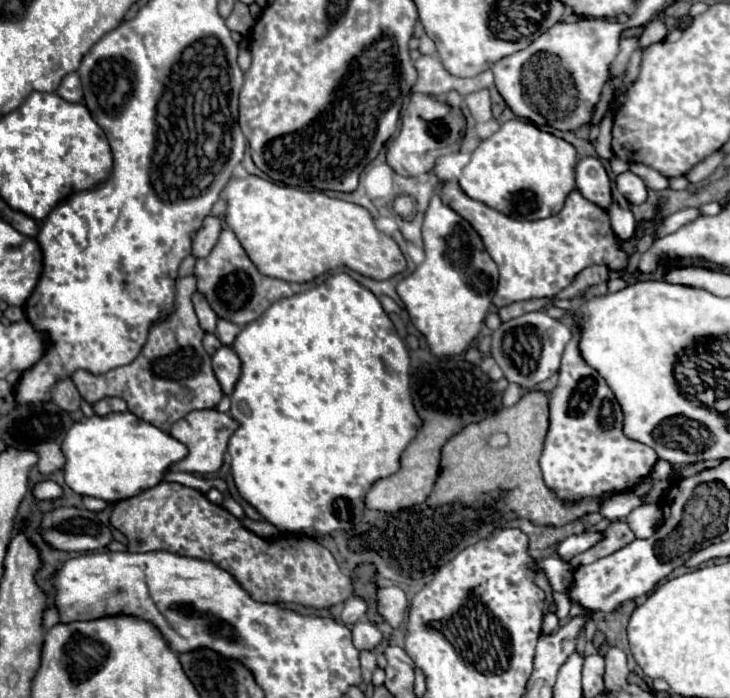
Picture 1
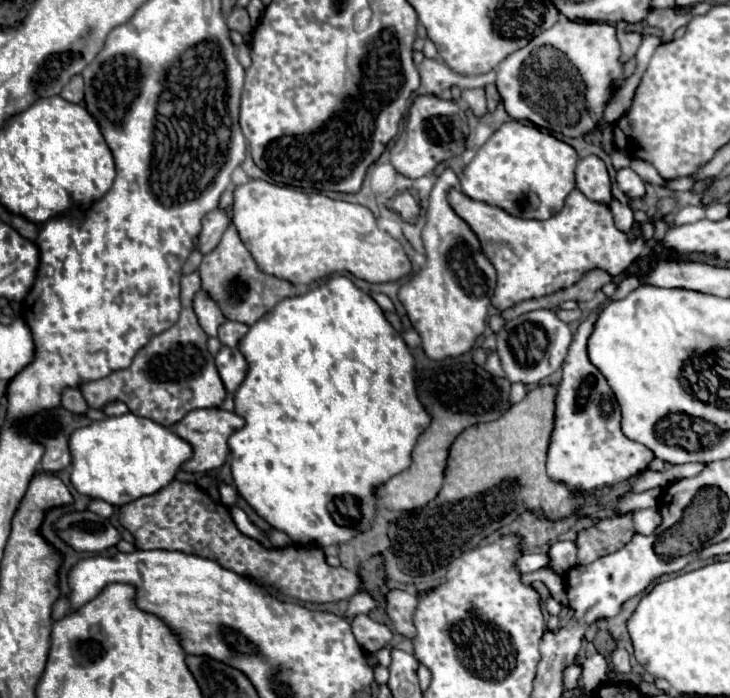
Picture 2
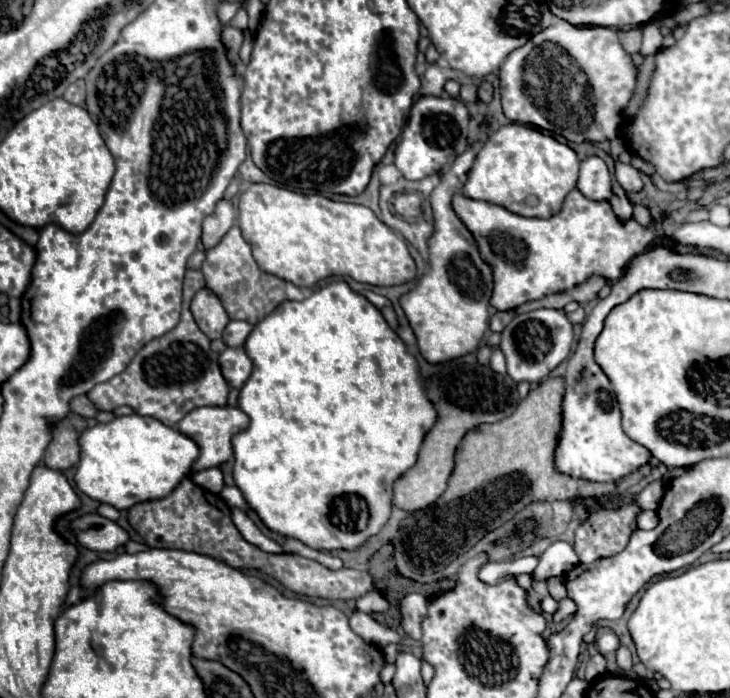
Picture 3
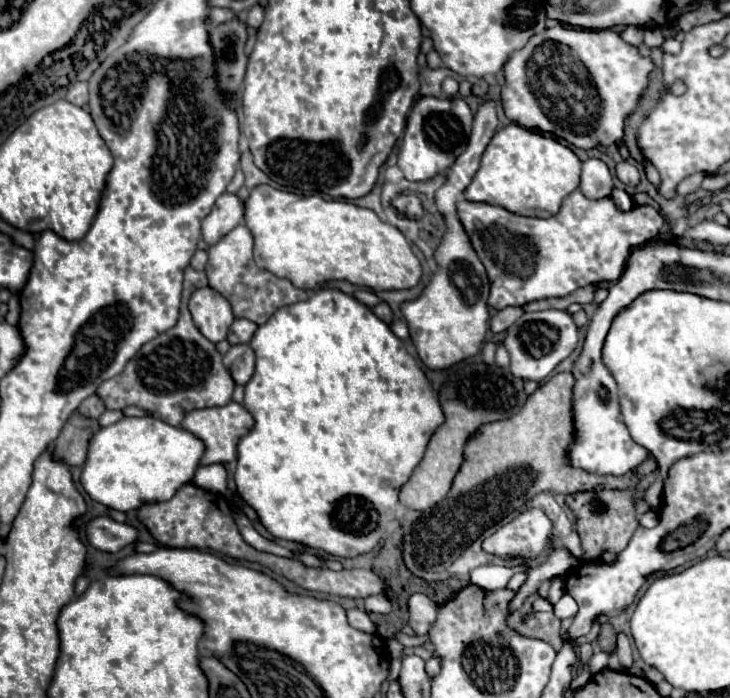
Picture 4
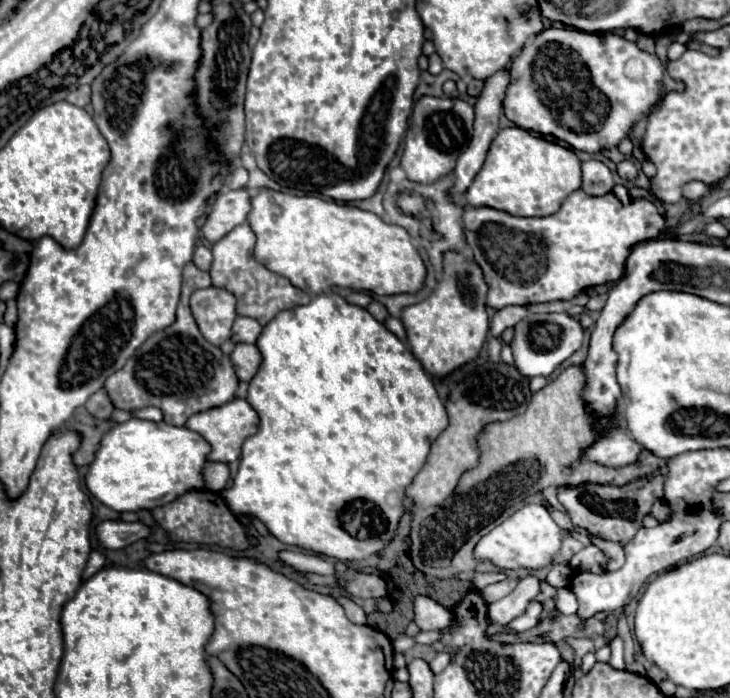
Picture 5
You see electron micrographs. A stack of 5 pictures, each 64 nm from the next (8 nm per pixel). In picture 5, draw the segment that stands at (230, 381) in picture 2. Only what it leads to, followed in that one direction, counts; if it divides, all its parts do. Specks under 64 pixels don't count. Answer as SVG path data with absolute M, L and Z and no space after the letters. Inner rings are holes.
M236 344L234 352L230 354L230 360L238 378L250 382L262 364L262 354L258 352L256 344Z

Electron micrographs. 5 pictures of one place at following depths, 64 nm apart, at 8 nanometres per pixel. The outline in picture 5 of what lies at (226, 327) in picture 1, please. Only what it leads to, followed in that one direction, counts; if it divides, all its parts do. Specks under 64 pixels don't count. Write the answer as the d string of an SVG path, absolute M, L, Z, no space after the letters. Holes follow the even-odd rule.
M238 316L234 326L232 326L232 342L248 342L254 344L258 340L258 336L262 334L262 324L254 318L246 318L246 316Z

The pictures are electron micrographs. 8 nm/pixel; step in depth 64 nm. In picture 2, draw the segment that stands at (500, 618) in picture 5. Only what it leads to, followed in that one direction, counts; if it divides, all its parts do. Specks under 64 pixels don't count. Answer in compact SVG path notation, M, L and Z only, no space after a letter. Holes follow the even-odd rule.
M554 542L548 550L548 570L556 574L566 574L576 566L576 546L574 542Z

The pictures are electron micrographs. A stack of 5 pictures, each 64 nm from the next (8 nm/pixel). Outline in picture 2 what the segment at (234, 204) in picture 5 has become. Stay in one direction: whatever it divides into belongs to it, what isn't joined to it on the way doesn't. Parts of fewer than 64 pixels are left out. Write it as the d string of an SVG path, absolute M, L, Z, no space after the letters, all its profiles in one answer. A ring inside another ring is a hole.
M216 208L214 212L210 212L204 220L202 220L202 232L198 236L198 248L202 254L208 254L210 250L214 250L222 238L222 232L230 226L230 216Z

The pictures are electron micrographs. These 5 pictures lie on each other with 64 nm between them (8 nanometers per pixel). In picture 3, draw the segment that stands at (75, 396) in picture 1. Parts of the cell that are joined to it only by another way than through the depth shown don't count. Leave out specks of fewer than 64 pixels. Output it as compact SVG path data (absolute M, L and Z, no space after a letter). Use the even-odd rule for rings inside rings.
M78 396L72 400L72 412L84 416L84 418L96 418L98 408L94 408L94 402L88 396Z

